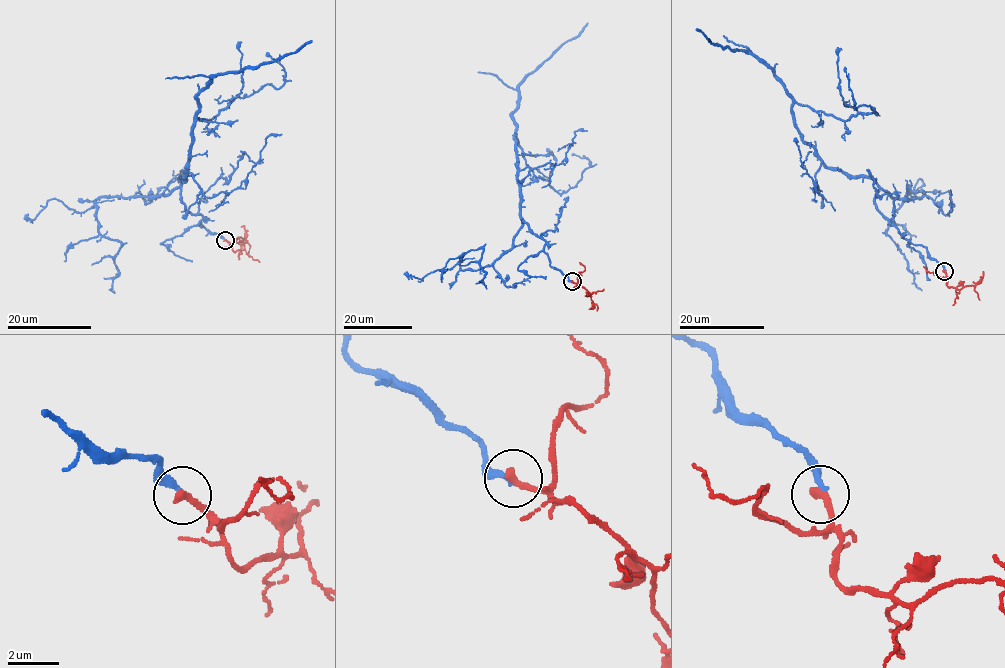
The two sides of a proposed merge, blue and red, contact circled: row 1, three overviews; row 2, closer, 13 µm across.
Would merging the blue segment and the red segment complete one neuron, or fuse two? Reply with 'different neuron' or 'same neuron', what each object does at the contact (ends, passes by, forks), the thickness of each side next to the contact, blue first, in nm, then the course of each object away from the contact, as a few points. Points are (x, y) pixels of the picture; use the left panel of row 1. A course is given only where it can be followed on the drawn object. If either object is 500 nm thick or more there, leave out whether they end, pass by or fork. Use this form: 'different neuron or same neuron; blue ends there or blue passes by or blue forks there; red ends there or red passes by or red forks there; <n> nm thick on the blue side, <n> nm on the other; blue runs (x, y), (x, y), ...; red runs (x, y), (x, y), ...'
same neuron; blue ends there; red ends there; 240 nm thick on the blue side, 360 nm on the other; blue runs (225, 240), (184, 205), (180, 178), (197, 117), (212, 119), (235, 98), (284, 82), (285, 69), (266, 52); red runs (225, 240), (233, 251), (239, 249), (246, 240), (244, 228), (241, 227)

